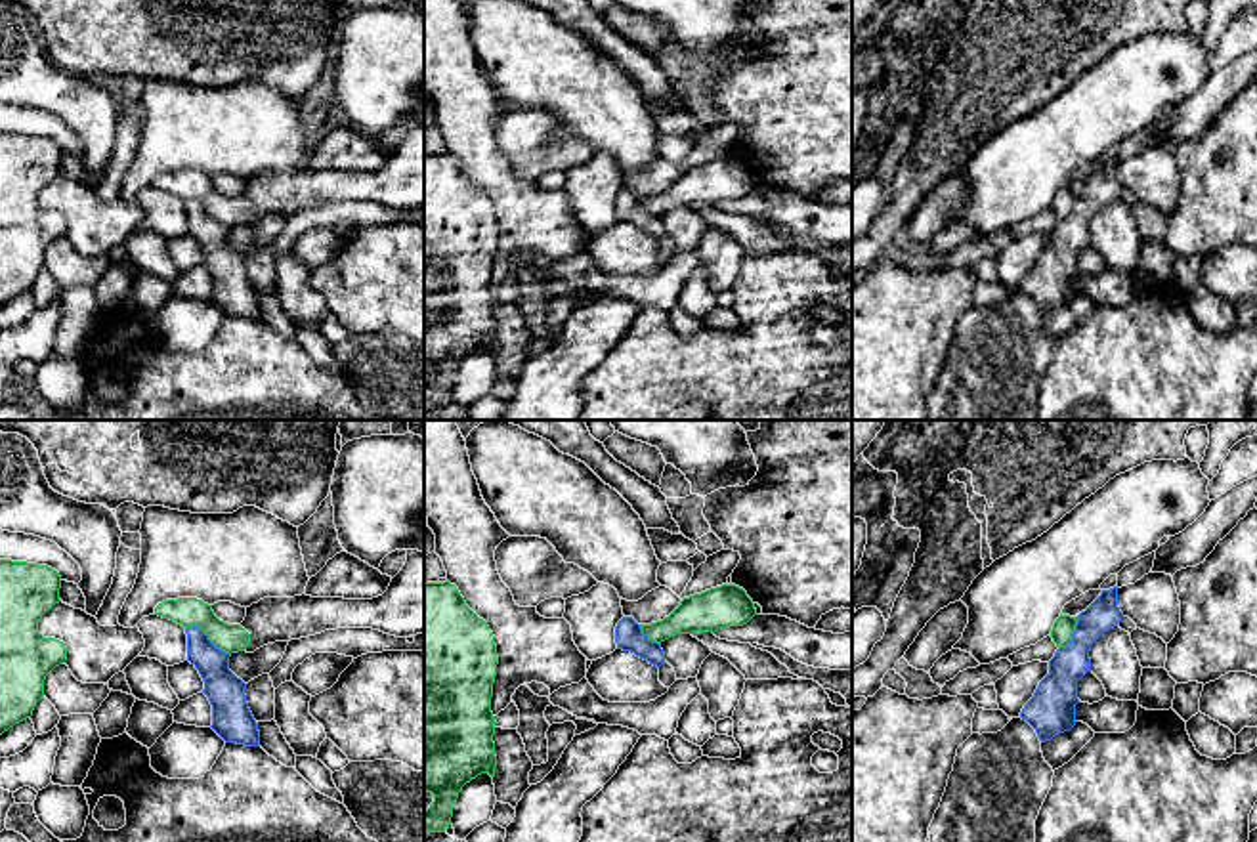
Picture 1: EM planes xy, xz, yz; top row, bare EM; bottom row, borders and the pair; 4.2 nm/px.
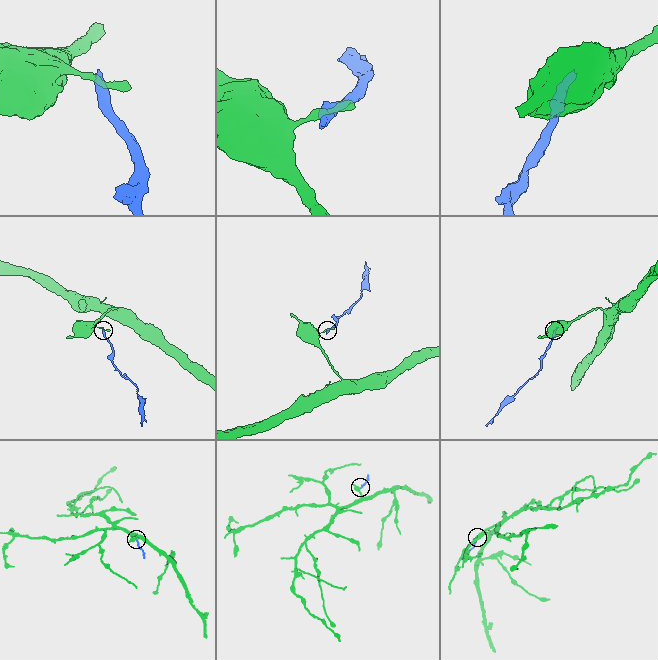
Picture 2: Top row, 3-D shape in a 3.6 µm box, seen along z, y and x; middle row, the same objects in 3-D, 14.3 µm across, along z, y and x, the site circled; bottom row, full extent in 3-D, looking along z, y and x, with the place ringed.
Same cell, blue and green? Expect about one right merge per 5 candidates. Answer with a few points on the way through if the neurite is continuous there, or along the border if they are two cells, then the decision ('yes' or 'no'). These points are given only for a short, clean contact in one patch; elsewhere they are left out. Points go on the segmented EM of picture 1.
along xy (186, 627), (197, 627), (230, 655) | no

